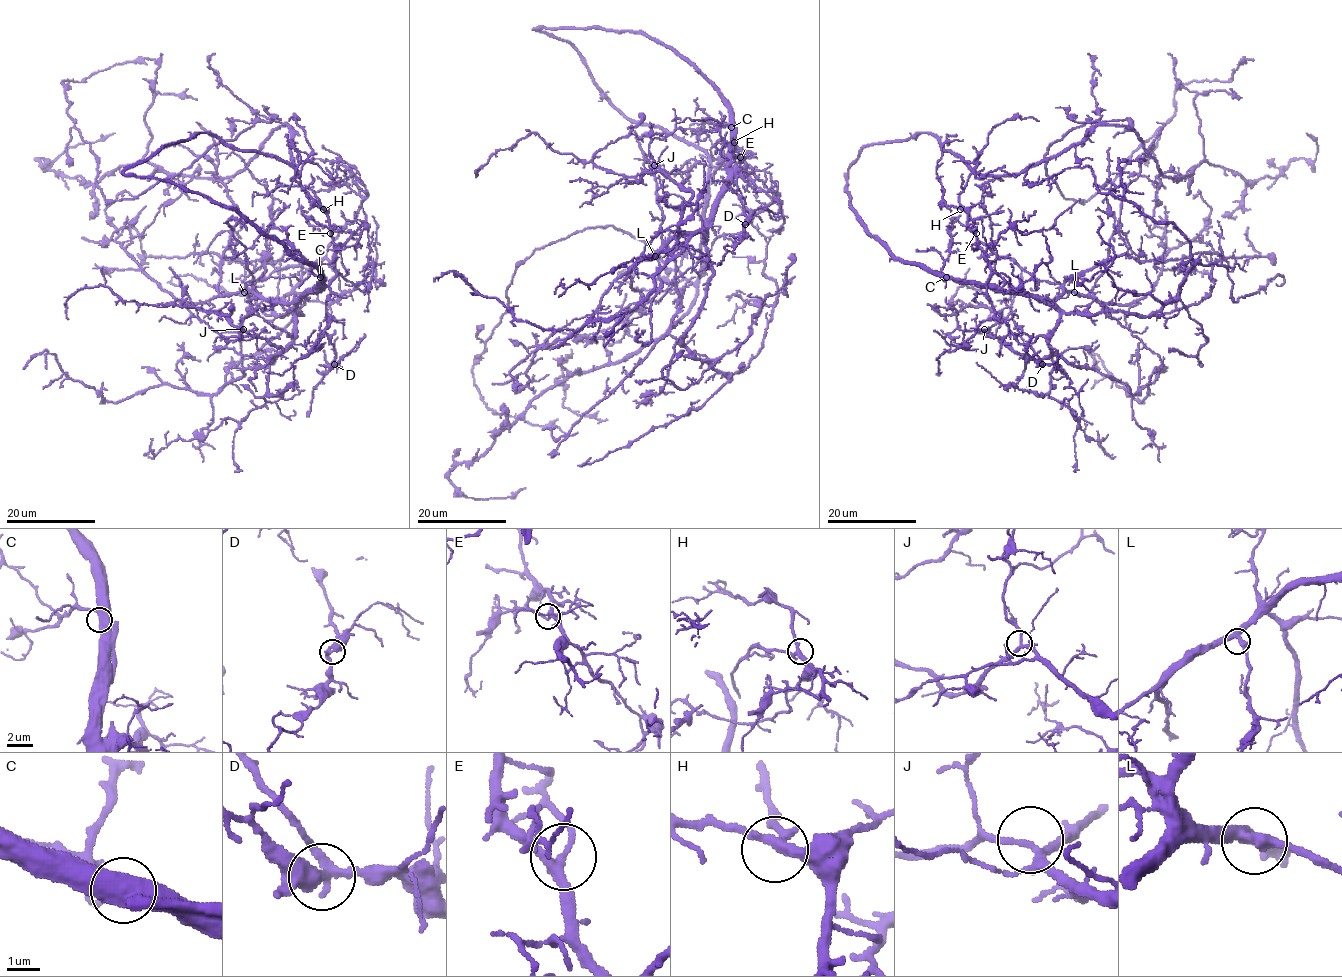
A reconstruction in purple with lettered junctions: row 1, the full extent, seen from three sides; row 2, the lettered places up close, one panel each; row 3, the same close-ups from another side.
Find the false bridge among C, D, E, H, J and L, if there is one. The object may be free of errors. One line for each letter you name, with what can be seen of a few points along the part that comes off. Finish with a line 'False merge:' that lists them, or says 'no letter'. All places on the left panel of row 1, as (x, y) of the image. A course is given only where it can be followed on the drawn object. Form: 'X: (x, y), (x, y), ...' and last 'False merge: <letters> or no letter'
False merge: no letter

